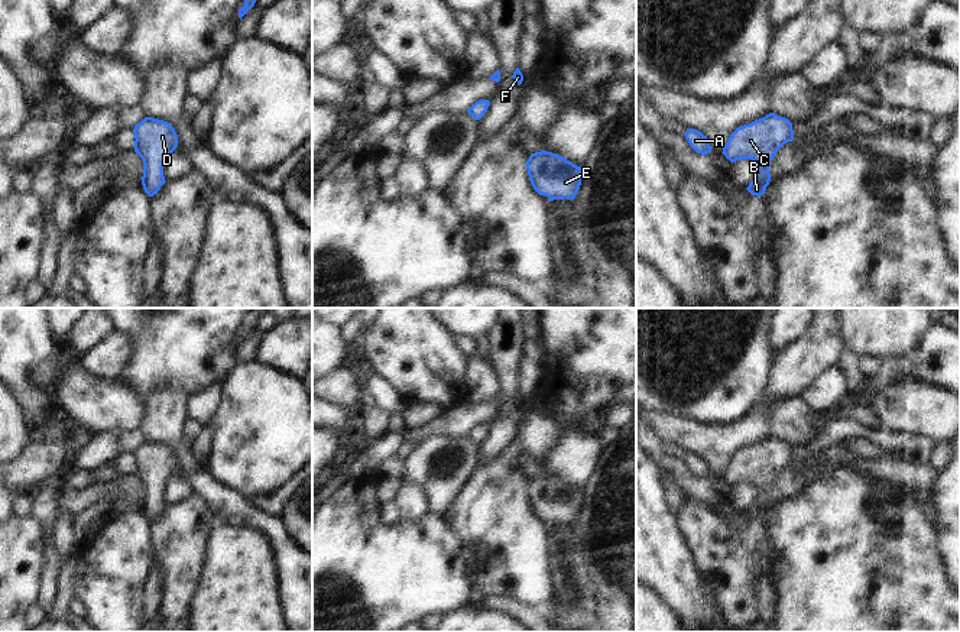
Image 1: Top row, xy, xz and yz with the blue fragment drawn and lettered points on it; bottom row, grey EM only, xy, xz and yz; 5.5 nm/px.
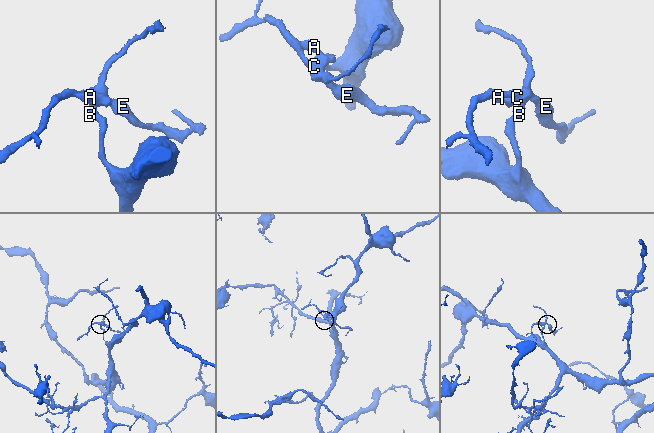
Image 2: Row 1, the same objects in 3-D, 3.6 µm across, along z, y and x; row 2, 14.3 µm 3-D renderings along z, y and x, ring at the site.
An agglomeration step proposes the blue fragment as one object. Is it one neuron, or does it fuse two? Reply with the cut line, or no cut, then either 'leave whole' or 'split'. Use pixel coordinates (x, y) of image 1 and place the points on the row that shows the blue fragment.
no cut | leave whole

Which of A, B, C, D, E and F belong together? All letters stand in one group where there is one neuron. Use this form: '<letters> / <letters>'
A B C D E F

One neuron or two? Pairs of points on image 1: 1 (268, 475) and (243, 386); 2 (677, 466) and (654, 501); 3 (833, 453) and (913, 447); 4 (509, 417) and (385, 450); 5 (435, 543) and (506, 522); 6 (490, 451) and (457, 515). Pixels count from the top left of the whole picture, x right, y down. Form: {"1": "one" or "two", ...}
{"1": "one", "2": "two", "3": "two", "4": "two", "5": "two", "6": "two"}

